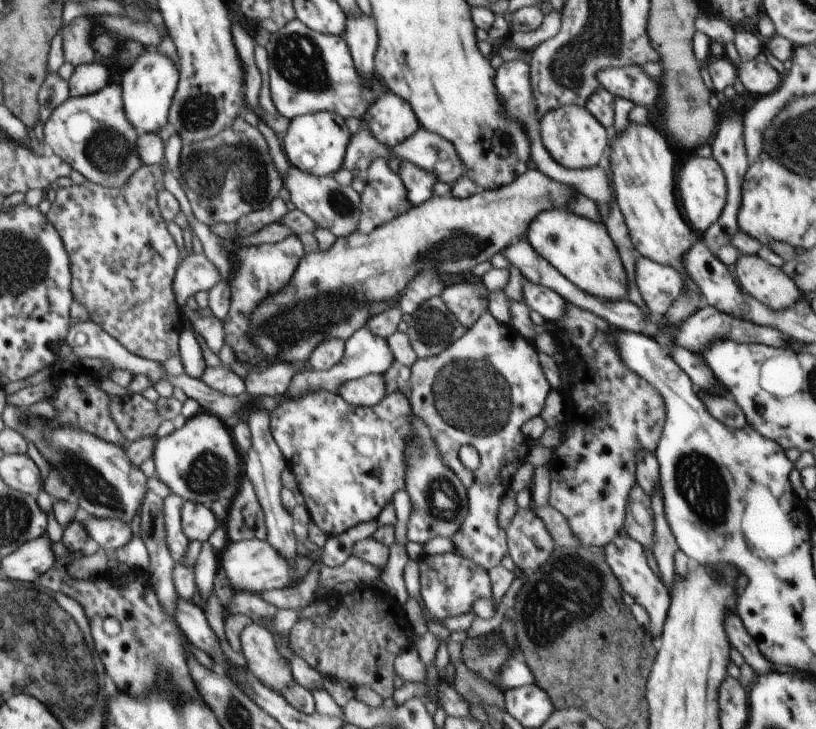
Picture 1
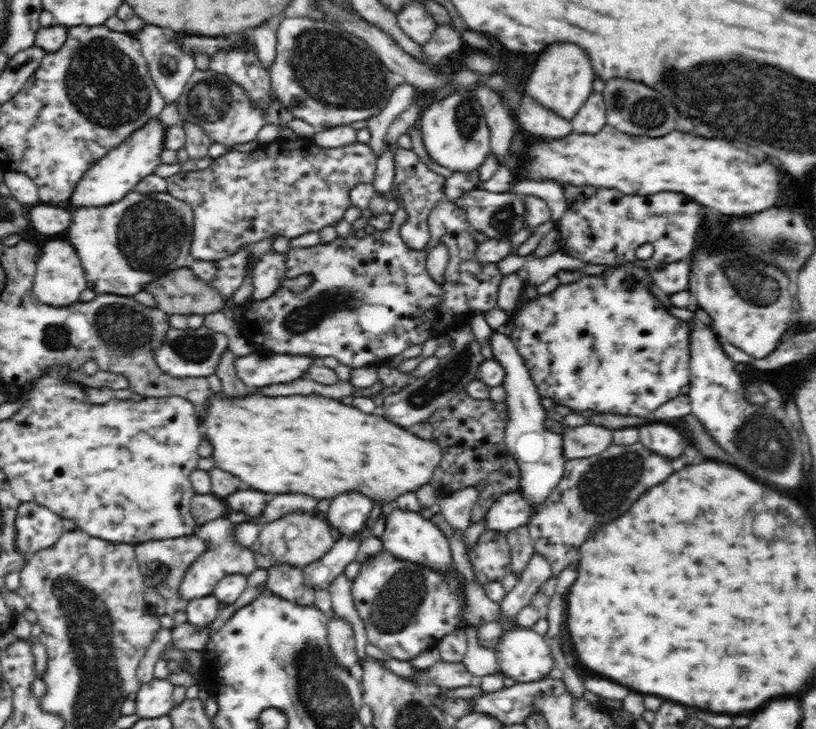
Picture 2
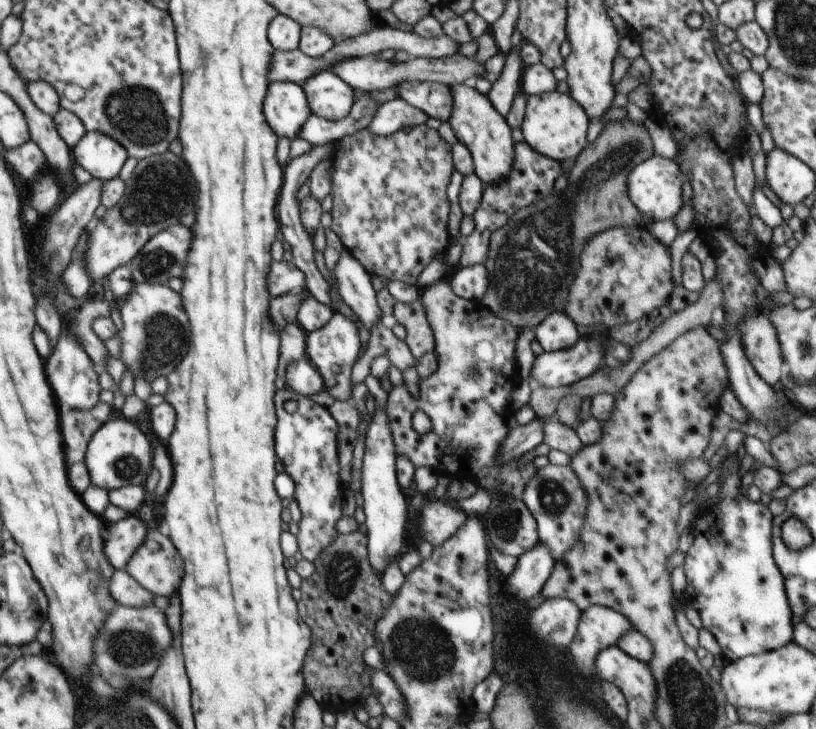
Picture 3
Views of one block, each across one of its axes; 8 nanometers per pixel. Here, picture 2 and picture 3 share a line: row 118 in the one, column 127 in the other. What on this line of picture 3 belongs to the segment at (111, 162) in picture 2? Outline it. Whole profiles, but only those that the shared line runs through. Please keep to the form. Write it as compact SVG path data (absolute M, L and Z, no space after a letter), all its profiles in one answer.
M87 131L79 144L71 149L72 162L88 170L94 179L109 181L118 177L128 151L124 144L103 132Z

